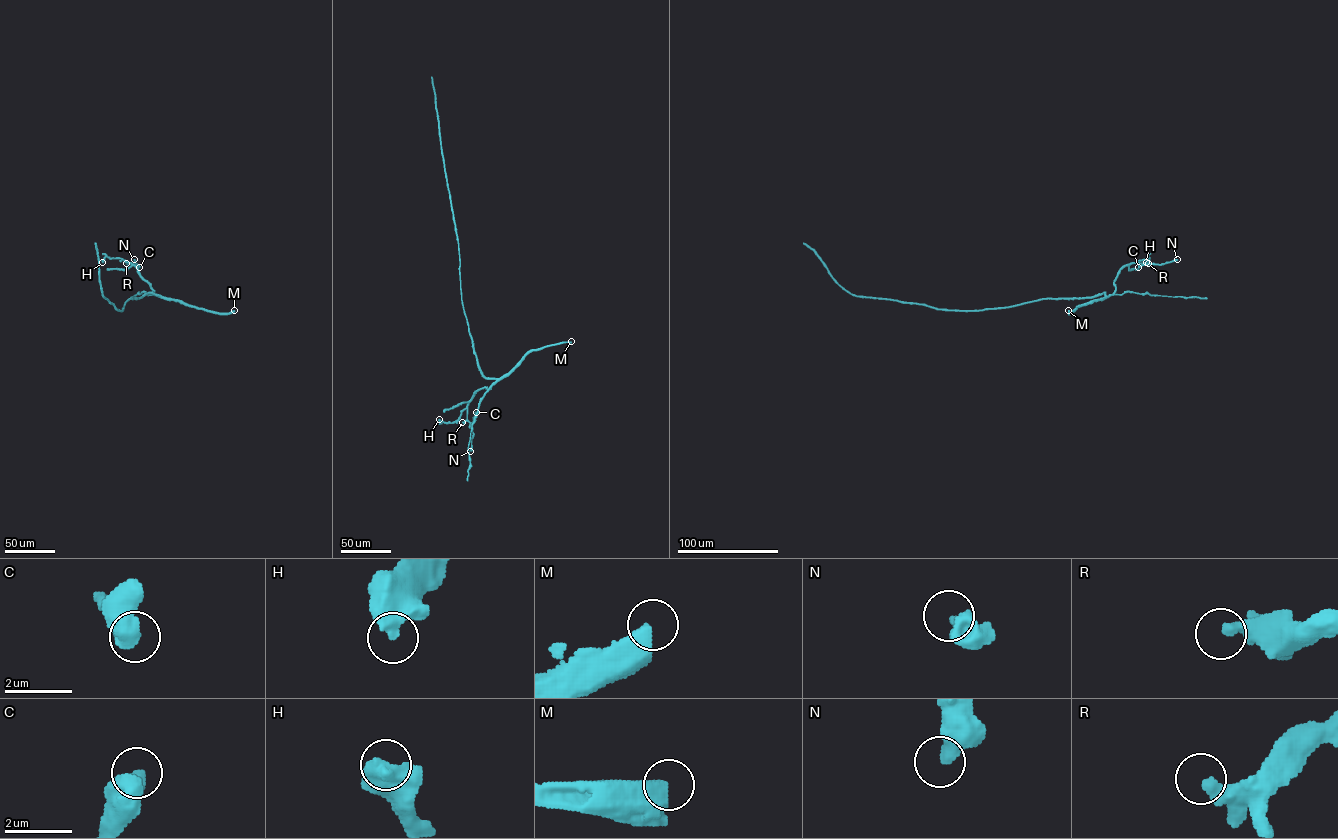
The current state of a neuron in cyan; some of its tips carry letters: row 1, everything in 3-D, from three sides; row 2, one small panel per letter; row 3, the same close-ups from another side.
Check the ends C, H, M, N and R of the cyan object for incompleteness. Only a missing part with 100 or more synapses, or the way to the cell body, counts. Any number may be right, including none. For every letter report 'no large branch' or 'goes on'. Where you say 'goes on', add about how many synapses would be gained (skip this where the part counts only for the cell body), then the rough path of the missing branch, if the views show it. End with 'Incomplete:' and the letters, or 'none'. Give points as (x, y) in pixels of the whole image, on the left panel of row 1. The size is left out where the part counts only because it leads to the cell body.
C: no large branch
H: no large branch
M: no large branch
N: no large branch
R: no large branch
Incomplete: none

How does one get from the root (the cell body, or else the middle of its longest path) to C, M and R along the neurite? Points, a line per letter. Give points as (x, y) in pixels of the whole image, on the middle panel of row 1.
C: (518, 364), (489, 389), (482, 387), (475, 392), (467, 406), (467, 419), (470, 422), (476, 412)
M: (518, 364), (532, 350), (571, 341)
R: (518, 364), (489, 389), (482, 387), (475, 392), (467, 406), (467, 419), (462, 422)

